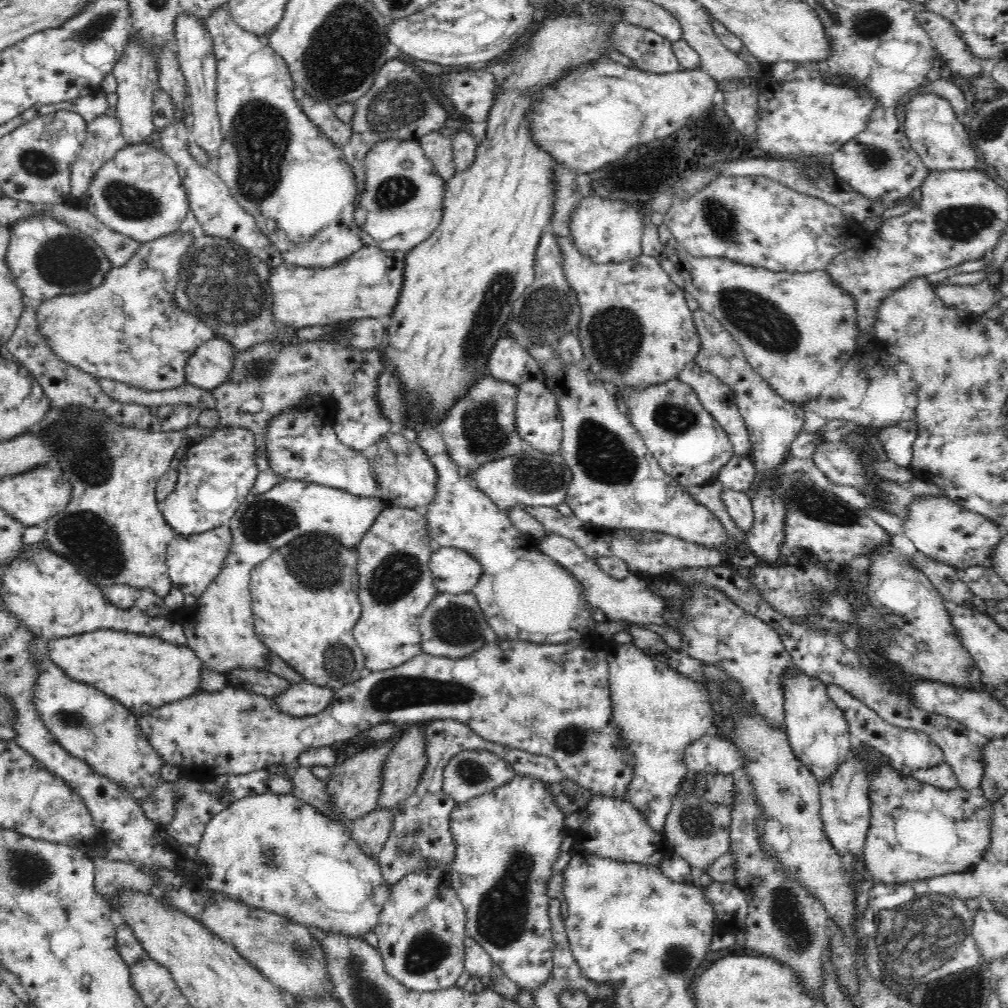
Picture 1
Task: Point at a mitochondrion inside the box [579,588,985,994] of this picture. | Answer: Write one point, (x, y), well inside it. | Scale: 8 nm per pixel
(924, 937)

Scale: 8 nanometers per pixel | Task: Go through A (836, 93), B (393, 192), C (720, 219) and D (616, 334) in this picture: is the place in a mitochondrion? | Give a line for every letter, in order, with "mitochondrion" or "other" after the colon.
A: other
B: mitochondrion
C: mitochondrion
D: mitochondrion

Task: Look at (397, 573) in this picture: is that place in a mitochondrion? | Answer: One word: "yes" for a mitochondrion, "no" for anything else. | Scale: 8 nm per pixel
yes

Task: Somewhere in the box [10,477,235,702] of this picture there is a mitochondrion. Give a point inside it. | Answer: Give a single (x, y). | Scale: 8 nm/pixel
(89, 537)

